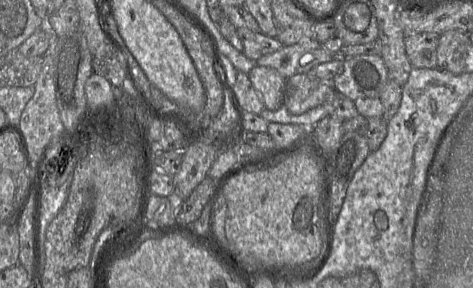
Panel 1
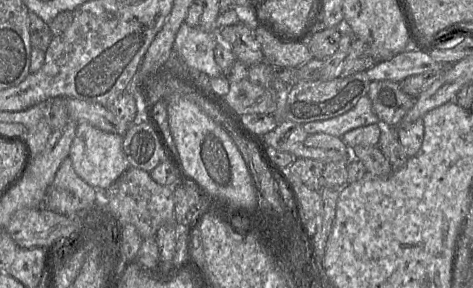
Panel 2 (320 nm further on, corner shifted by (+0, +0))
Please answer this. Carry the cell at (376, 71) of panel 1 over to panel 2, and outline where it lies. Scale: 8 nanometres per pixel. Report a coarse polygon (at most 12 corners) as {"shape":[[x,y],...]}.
{"shape":[[371,81],[380,121],[398,126],[415,104],[399,82]]}

